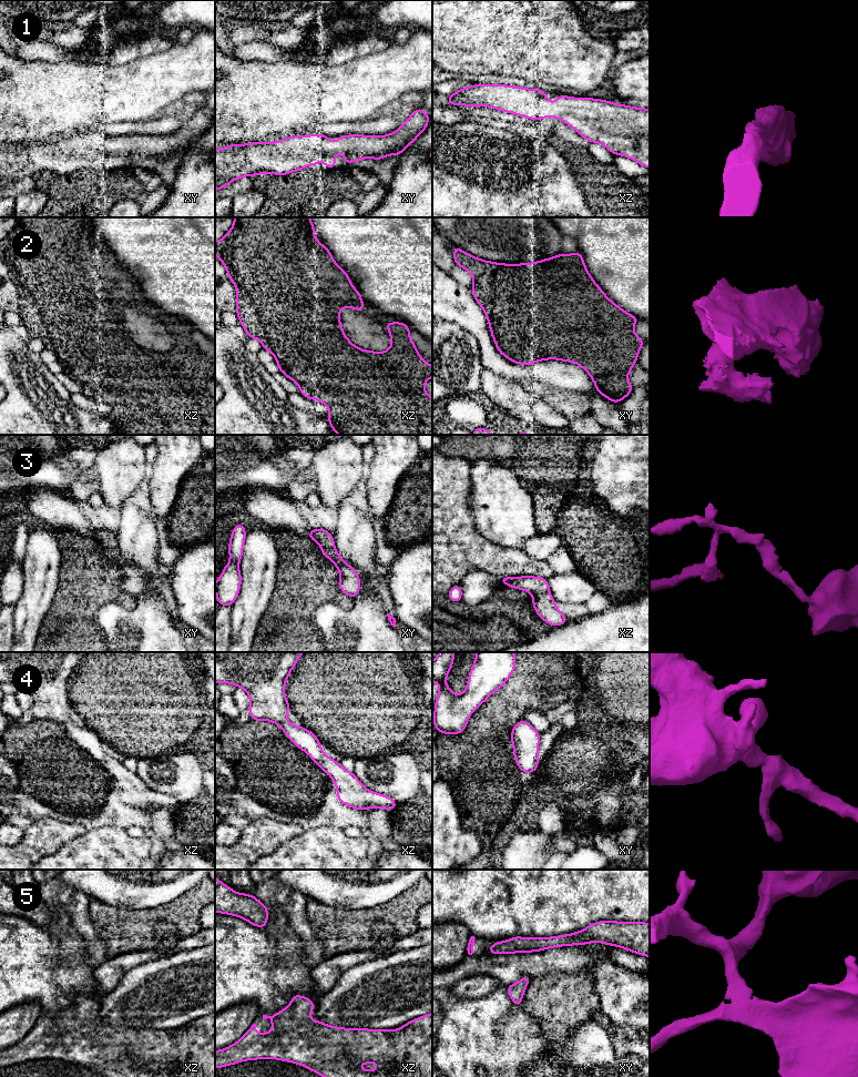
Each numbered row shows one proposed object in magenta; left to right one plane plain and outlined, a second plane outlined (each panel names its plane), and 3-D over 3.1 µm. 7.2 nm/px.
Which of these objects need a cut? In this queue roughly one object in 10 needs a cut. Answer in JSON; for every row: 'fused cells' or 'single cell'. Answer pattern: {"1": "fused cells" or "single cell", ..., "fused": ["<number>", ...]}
{"1": "single cell", "2": "single cell", "3": "single cell", "4": "single cell", "5": "single cell", "fused": []}

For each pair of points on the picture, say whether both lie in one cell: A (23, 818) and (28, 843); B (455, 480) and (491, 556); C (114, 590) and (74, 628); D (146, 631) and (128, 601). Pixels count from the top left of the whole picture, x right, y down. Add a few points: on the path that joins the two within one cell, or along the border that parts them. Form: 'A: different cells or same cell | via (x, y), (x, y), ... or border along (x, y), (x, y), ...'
A: different cells | border along (50, 818), (42, 816), (23, 831)
B: same cell | via (455, 499), (455, 521), (472, 539)
C: same cell | via (103, 592), (79, 617)
D: different cells | border along (135, 600), (131, 608), (122, 605), (106, 603)

